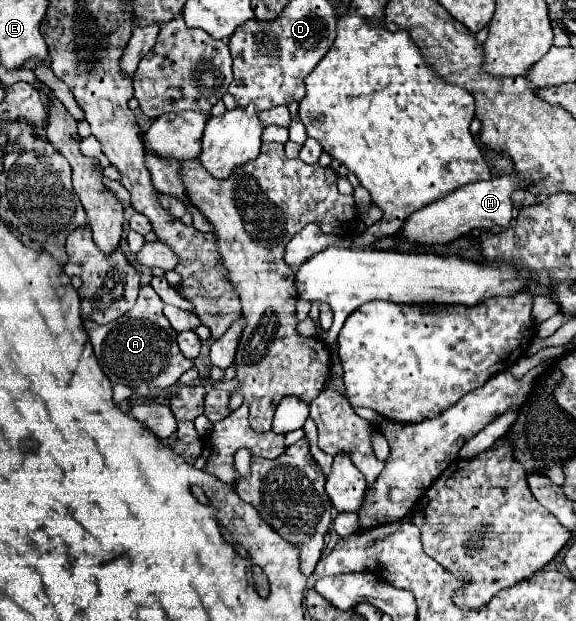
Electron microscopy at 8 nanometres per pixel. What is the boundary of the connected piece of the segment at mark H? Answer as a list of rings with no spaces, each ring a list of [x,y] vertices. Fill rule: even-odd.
[[[510,174],[456,188],[450,194],[414,212],[410,220],[406,220],[402,236],[406,236],[408,240],[418,240],[420,244],[446,244],[462,234],[468,234],[474,228],[492,228],[492,226],[506,228],[512,220],[512,208],[514,208],[512,194],[520,188],[520,182],[522,180],[518,174]]]

